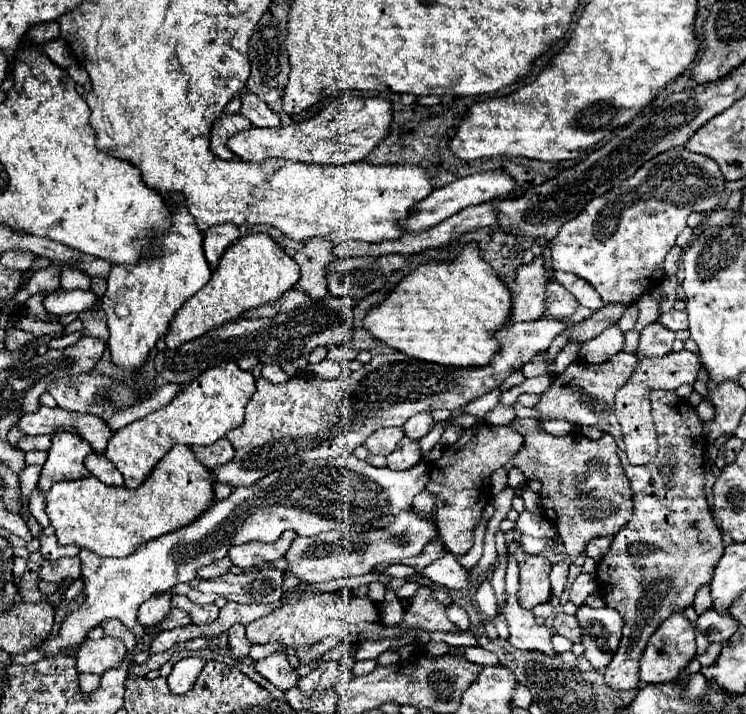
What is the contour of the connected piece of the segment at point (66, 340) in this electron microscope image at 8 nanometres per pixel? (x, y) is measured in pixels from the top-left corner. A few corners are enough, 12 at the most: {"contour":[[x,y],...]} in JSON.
{"contour":[[77,331],[54,338],[46,345],[49,349],[62,350],[76,343],[82,336]]}

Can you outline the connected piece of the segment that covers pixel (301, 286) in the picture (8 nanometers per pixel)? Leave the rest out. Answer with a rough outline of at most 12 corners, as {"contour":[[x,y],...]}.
{"contour":[[312,238],[294,254],[302,274],[292,286],[308,298],[328,294],[334,244]]}

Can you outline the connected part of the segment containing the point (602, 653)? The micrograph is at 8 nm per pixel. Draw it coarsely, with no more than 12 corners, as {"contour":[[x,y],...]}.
{"contour":[[578,606],[582,656],[604,670],[618,650],[622,616]]}

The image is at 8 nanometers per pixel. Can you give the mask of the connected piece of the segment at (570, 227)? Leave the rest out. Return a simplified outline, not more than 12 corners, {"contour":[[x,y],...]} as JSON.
{"contour":[[670,148],[566,222],[554,270],[632,304],[692,212],[724,204],[706,154]]}

